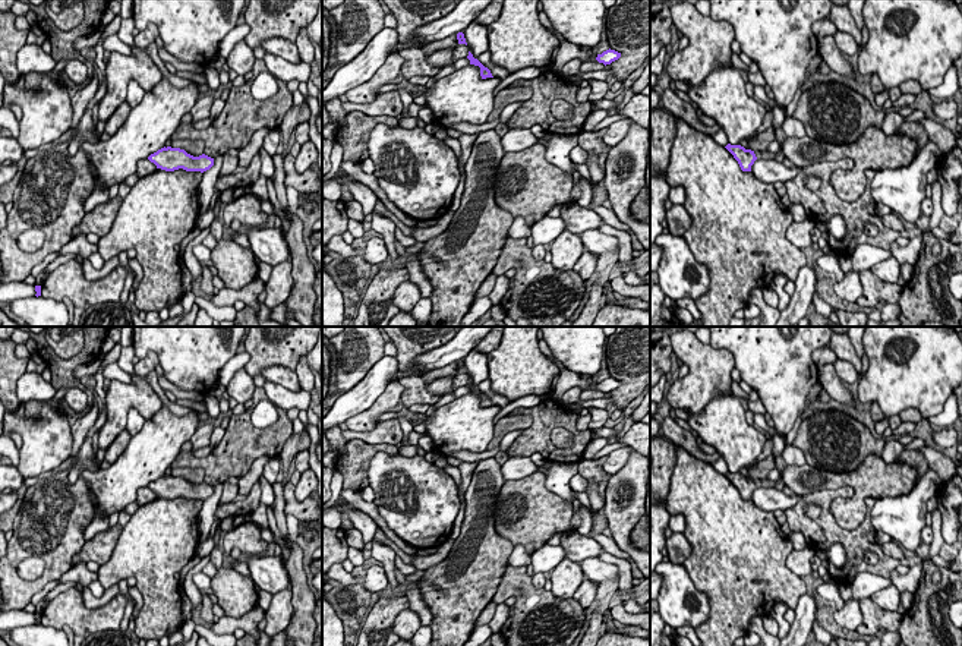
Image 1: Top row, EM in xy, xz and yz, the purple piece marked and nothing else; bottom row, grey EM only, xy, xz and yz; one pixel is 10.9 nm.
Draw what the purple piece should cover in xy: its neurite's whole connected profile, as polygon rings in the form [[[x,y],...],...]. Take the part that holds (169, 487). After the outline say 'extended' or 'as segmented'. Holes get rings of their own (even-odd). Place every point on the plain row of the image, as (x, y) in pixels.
[[[164,475],[157,480],[148,485],[151,491],[157,494],[157,497],[165,500],[174,500],[183,497],[186,500],[206,500],[214,494],[214,486],[202,482],[199,485],[193,485],[187,482],[184,478]]]; as segmented

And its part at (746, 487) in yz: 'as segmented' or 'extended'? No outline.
extended

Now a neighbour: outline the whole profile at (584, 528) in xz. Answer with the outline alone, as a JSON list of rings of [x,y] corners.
[[[580,504],[578,513],[580,513],[580,517],[581,517],[581,523],[577,529],[577,532],[583,536],[587,536],[587,533],[592,530],[592,523],[593,523],[592,511]]]

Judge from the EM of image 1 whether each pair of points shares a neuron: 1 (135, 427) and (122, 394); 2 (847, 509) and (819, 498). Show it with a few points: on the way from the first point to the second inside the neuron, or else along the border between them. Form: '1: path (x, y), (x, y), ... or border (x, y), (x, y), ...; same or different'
1: border (132, 406), (125, 428); different
2: border (829, 504), (845, 529), (854, 529), (863, 519); different

